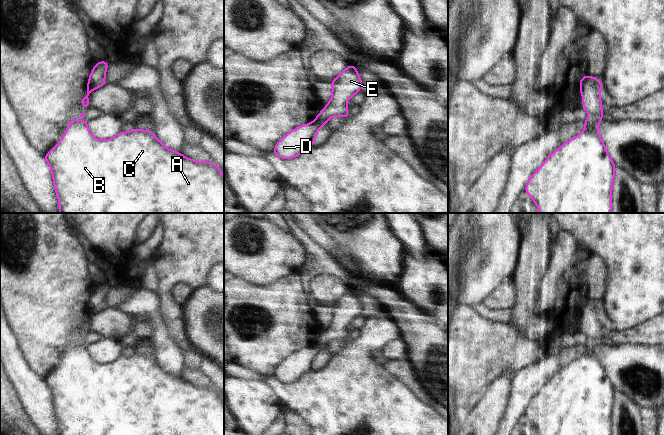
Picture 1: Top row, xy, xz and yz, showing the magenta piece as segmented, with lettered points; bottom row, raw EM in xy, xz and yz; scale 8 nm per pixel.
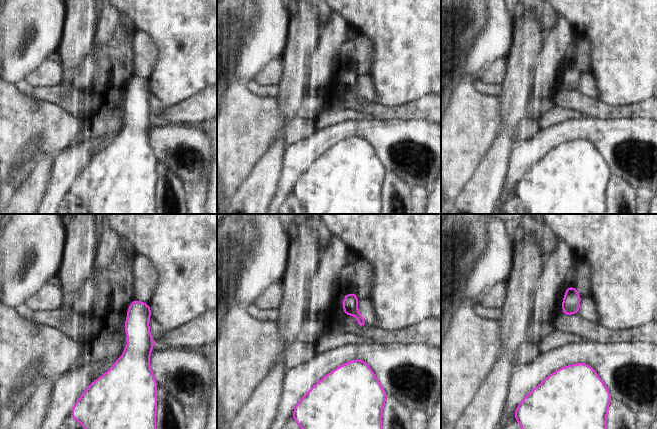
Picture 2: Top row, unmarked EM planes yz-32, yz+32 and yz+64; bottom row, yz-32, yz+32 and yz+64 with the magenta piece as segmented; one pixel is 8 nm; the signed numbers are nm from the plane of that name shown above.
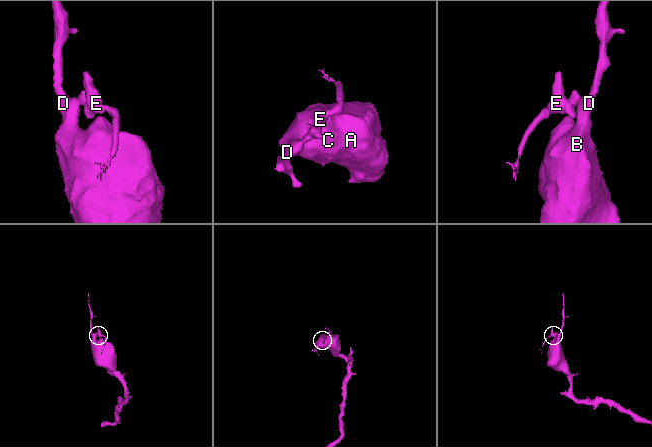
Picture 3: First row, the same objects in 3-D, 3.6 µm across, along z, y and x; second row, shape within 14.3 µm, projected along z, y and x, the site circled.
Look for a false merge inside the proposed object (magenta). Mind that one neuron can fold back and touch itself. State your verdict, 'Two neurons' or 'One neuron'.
Two neurons

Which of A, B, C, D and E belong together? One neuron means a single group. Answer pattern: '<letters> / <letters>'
A B C D / E

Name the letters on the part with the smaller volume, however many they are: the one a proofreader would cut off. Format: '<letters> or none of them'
E

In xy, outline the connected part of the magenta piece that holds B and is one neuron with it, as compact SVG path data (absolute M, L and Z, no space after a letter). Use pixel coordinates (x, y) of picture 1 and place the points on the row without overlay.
M71 342L69 352L65 359L51 373L44 383L49 388L53 408L57 417L59 426L59 435L224 435L224 401L220 398L222 395L213 386L200 386L191 384L181 377L166 372L153 358L152 354L138 354L134 352L130 356L119 356L109 364L98 364L88 355L88 346L76 345Z

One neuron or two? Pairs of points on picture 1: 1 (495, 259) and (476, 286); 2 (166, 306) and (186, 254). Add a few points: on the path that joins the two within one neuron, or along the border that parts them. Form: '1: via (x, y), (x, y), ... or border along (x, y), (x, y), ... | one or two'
1: via (488, 266), (479, 275), (478, 279) | one
2: via (166, 293), (166, 276), (173, 267) | one

